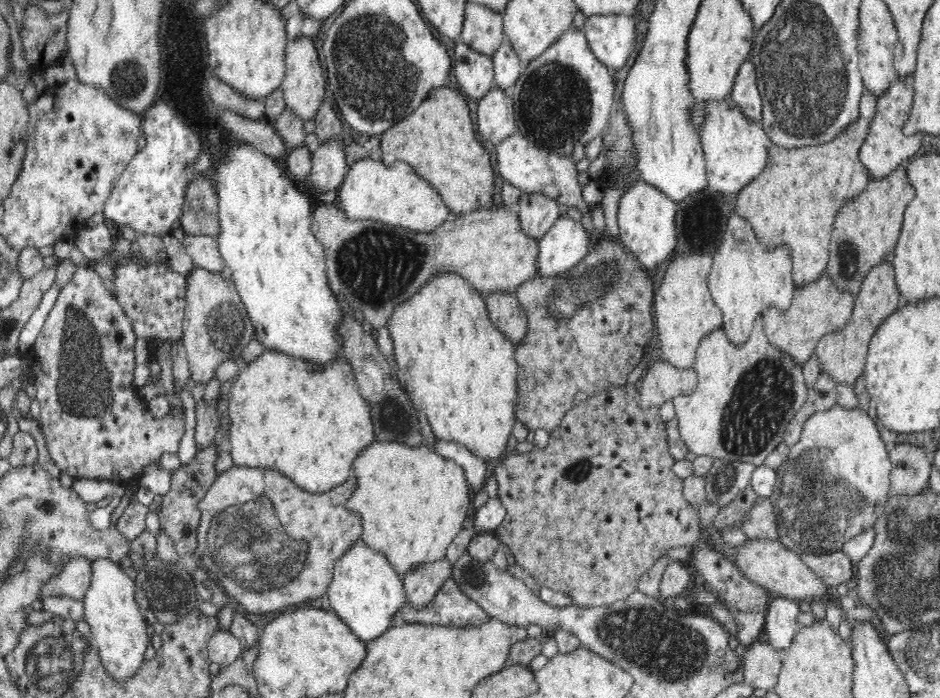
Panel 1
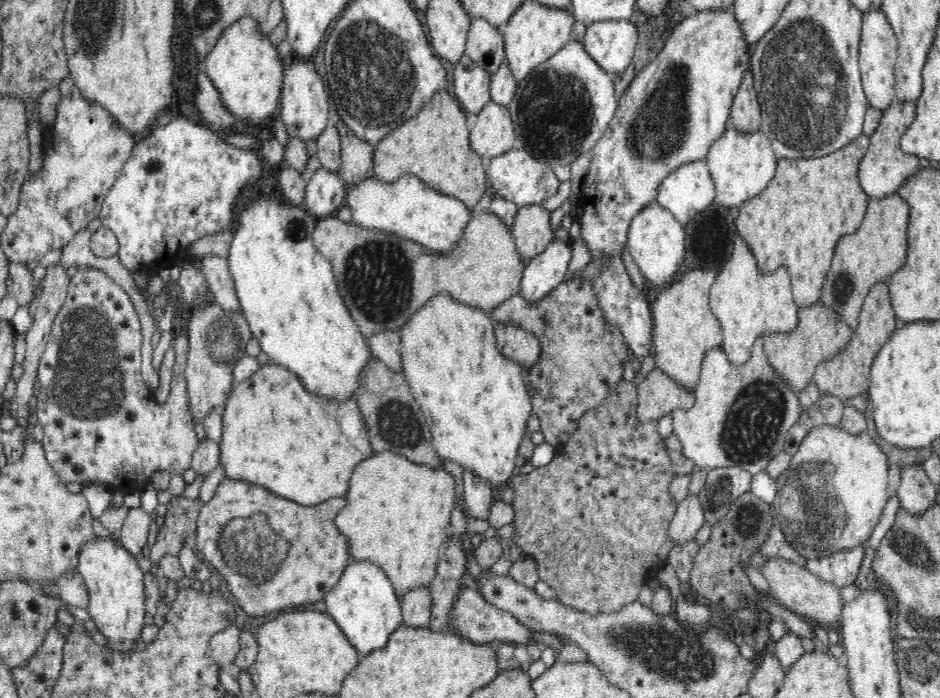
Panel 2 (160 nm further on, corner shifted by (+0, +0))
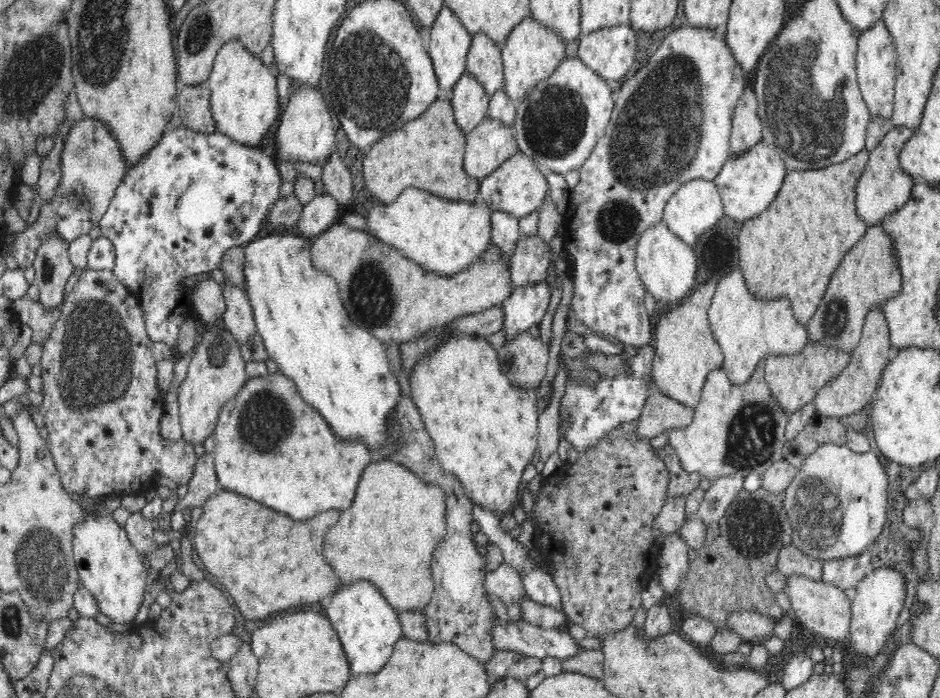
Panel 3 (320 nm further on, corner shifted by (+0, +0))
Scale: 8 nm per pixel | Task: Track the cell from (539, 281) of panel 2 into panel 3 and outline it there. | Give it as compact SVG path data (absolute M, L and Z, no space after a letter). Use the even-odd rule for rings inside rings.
M545 279L532 286L515 288L502 303L505 342L512 340L516 334L538 327L551 299L552 290Z

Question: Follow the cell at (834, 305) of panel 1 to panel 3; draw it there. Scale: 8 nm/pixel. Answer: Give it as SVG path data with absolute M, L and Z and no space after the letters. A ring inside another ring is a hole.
M808 339L800 354L770 354L765 360L765 379L776 402L787 414L792 415L808 402L812 402L818 390L824 388L828 380L836 378L848 362L850 355L845 350L828 348L821 342Z

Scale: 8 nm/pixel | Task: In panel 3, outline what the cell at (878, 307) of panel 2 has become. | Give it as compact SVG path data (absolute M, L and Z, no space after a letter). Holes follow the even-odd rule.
M874 306L864 320L864 326L858 346L850 354L850 362L846 368L824 388L816 394L815 410L817 415L829 416L830 418L844 418L850 414L856 414L862 408L868 407L874 399L875 392L882 378L882 370L890 358L889 328L883 313L883 306Z

